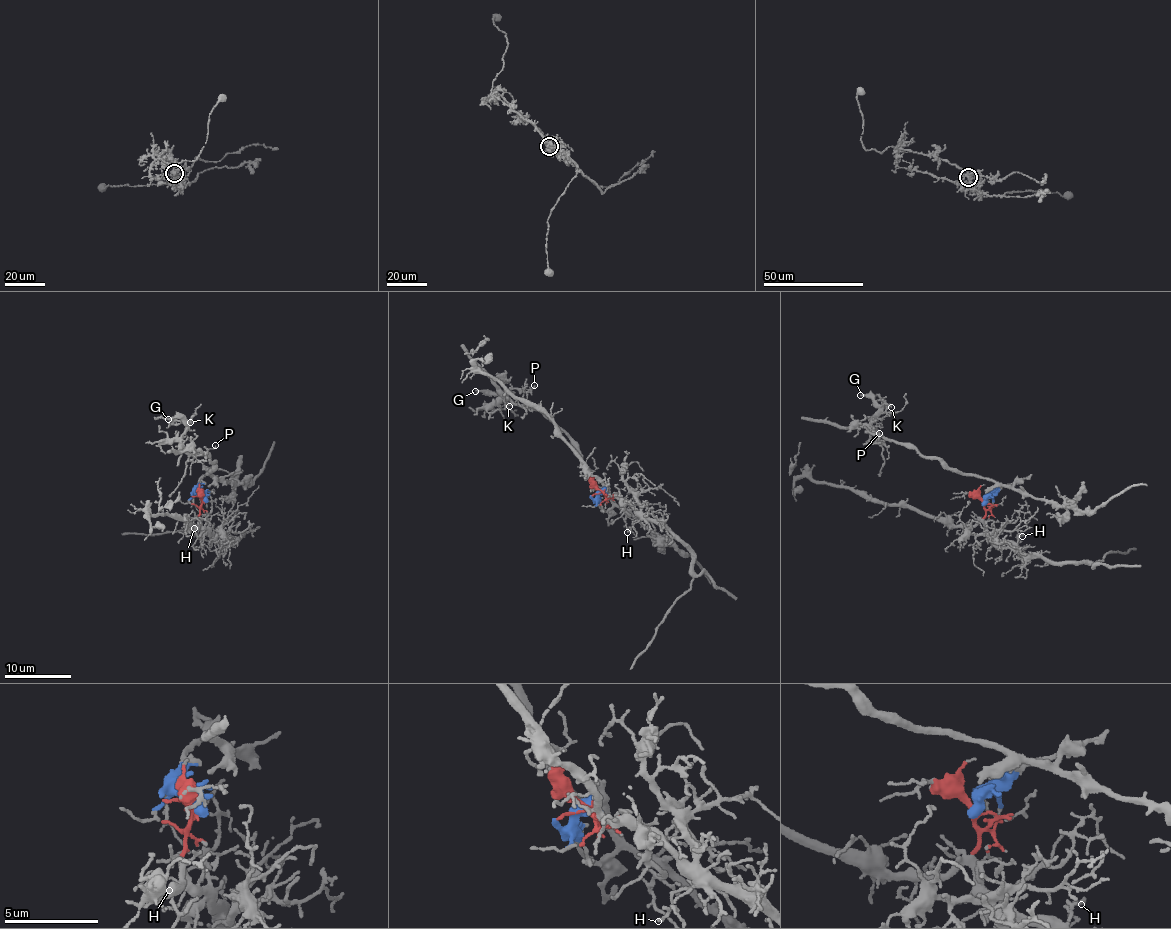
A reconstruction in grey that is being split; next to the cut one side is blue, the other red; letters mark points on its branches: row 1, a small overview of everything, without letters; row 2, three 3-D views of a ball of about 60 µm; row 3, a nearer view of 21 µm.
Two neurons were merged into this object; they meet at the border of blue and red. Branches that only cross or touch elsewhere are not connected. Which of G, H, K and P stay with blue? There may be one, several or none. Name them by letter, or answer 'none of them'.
G, K, P

